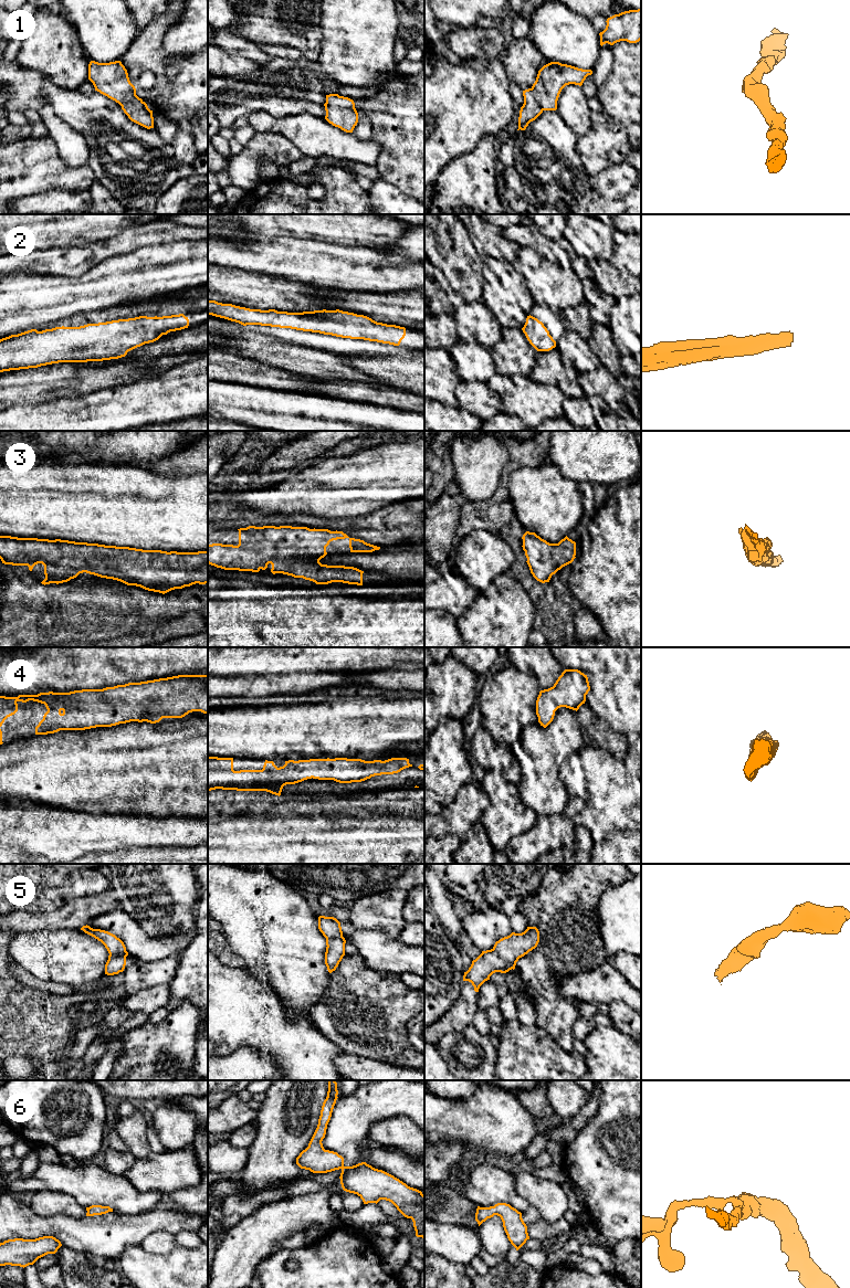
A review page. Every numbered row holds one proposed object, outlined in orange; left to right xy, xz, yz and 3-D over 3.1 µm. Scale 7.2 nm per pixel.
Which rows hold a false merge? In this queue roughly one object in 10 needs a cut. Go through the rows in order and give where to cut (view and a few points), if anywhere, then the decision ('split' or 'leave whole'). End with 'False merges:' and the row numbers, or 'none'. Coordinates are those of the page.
1: no cut; leave whole
2: no cut; leave whole
3: no cut; leave whole
4: no cut; leave whole
5: no cut; leave whole
6: no cut; leave whole
False merges: none

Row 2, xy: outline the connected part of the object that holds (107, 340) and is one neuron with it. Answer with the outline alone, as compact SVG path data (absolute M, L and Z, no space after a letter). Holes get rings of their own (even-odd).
M183 314L139 316L80 327L31 329L0 339L0 372L59 362L118 359L128 351L158 340L170 331L188 328Z

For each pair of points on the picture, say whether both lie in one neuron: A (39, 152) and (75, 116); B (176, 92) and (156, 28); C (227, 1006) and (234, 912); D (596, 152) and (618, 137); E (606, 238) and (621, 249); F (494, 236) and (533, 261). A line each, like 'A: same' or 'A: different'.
A: different
B: same
C: different
D: same
E: different
F: different

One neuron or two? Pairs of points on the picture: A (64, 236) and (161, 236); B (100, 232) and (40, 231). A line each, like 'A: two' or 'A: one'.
A: two
B: one

